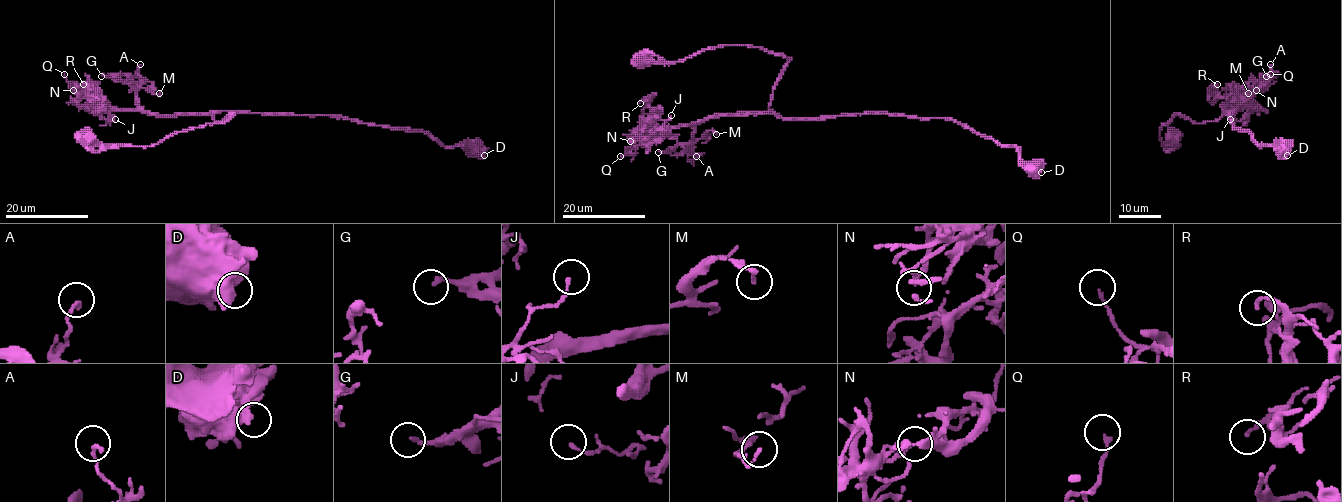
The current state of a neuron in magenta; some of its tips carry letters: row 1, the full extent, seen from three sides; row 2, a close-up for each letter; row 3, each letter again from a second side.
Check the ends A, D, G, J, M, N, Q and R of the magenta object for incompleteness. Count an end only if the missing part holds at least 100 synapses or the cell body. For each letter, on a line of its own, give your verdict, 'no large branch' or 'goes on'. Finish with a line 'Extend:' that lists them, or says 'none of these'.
A: no large branch
D: no large branch
G: no large branch
J: no large branch
M: no large branch
N: no large branch
Q: no large branch
R: no large branch
Extend: none of these

